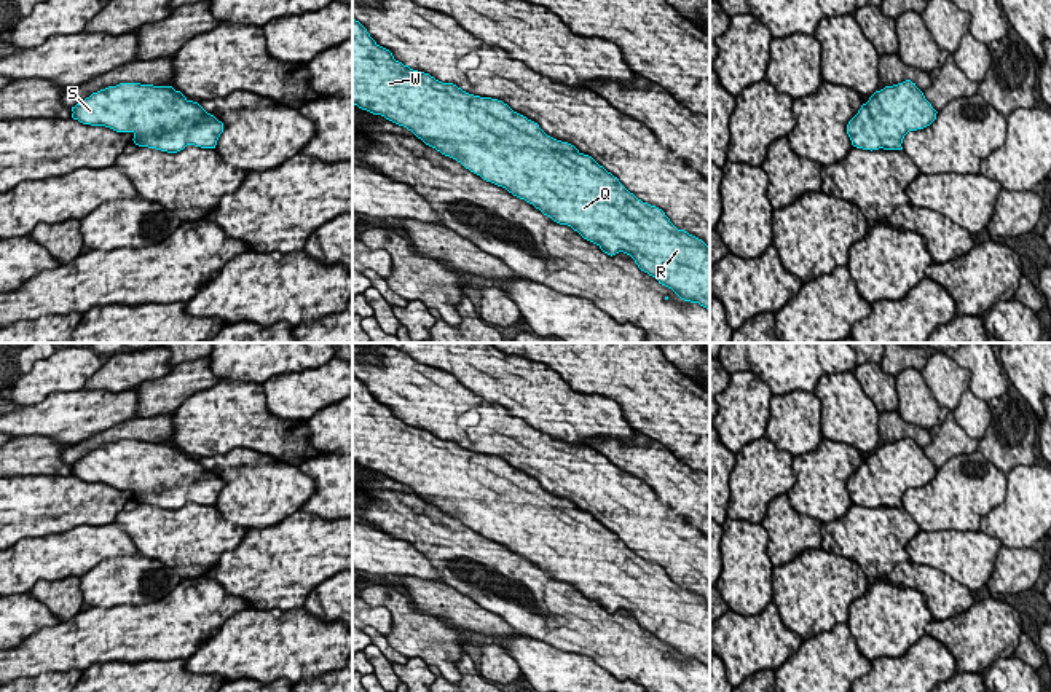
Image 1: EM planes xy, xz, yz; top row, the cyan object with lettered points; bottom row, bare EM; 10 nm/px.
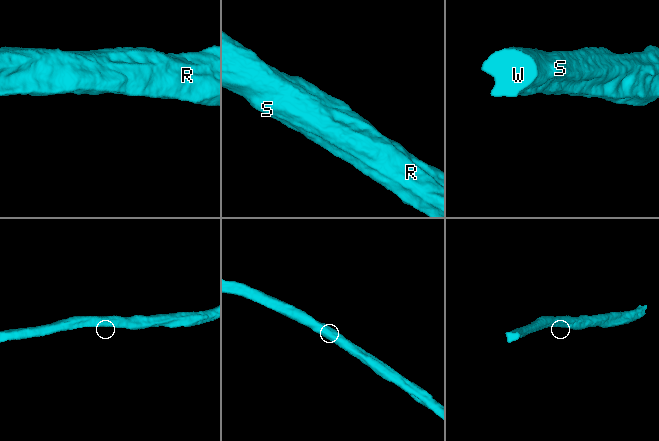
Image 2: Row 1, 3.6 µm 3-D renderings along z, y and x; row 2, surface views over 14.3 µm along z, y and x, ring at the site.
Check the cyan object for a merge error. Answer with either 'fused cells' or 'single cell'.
single cell

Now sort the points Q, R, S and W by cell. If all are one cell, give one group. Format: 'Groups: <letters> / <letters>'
Groups: Q R S W

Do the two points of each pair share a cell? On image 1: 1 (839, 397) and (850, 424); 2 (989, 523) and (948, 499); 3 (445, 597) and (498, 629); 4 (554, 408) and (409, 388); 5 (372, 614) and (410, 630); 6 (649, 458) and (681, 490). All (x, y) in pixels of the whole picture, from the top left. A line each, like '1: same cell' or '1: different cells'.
1: same cell
2: different cells
3: same cell
4: different cells
5: different cells
6: same cell

